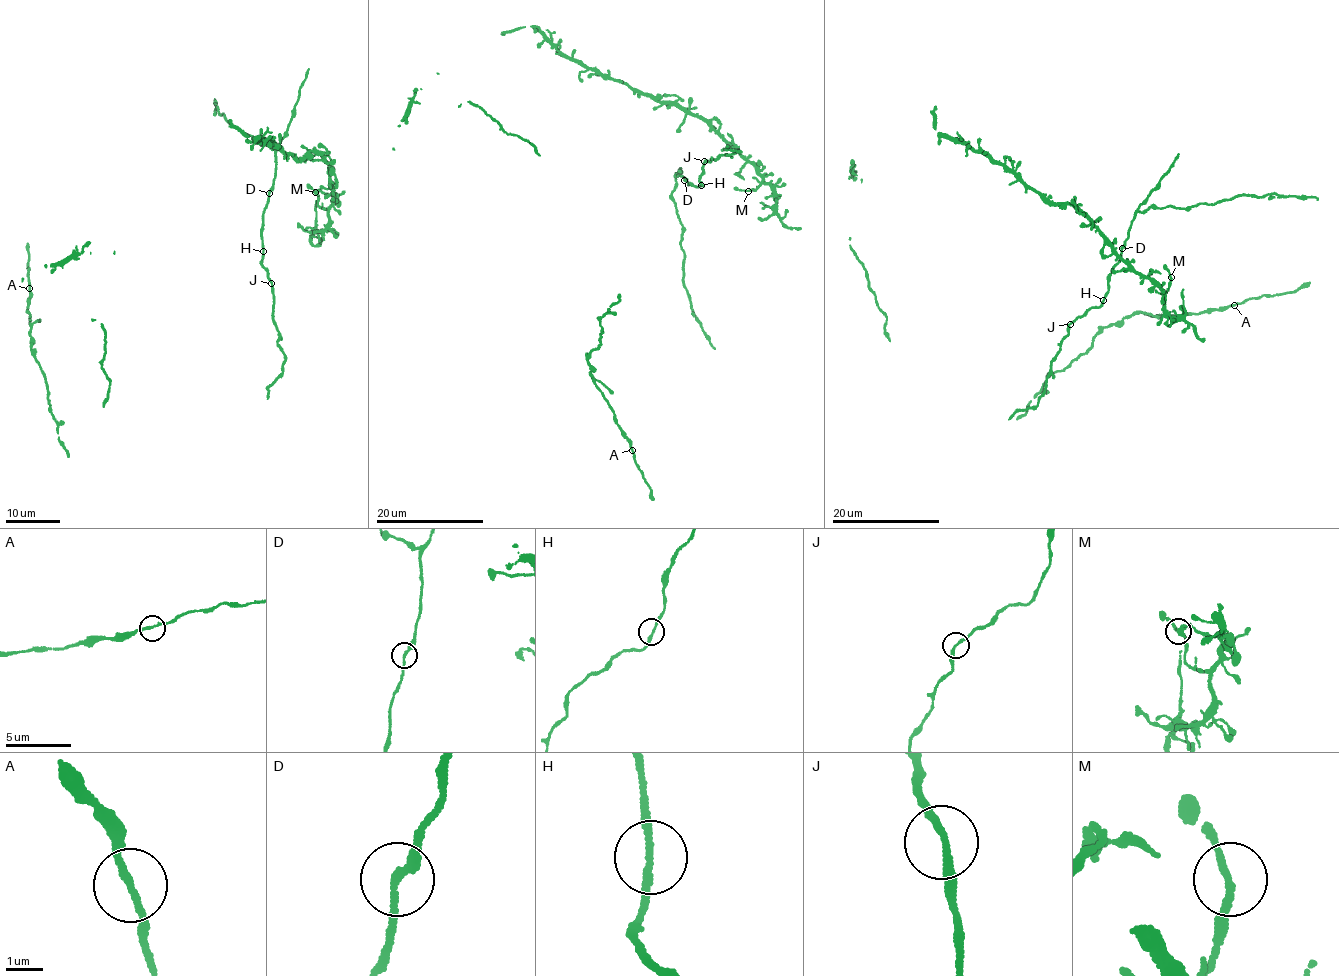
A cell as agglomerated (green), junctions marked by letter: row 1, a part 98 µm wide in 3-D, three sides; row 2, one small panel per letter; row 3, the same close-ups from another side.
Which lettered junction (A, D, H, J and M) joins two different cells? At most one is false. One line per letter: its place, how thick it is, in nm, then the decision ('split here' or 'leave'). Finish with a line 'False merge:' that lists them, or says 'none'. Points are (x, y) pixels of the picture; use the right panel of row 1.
A: place (1234, 305); calibre 180 nm; leave
D: place (1122, 248); calibre 200 nm; leave
H: place (1103, 300); calibre 190 nm; leave
J: place (1070, 324); calibre 200 nm; leave
M: place (1171, 277); calibre 190 nm; leave
False merge: none

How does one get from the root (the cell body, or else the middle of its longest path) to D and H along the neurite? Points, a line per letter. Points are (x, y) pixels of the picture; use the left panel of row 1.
D: (272, 292), (268, 273), (260, 264), (262, 217), (269, 193)
H: (272, 292), (268, 273), (260, 264), (263, 251)

